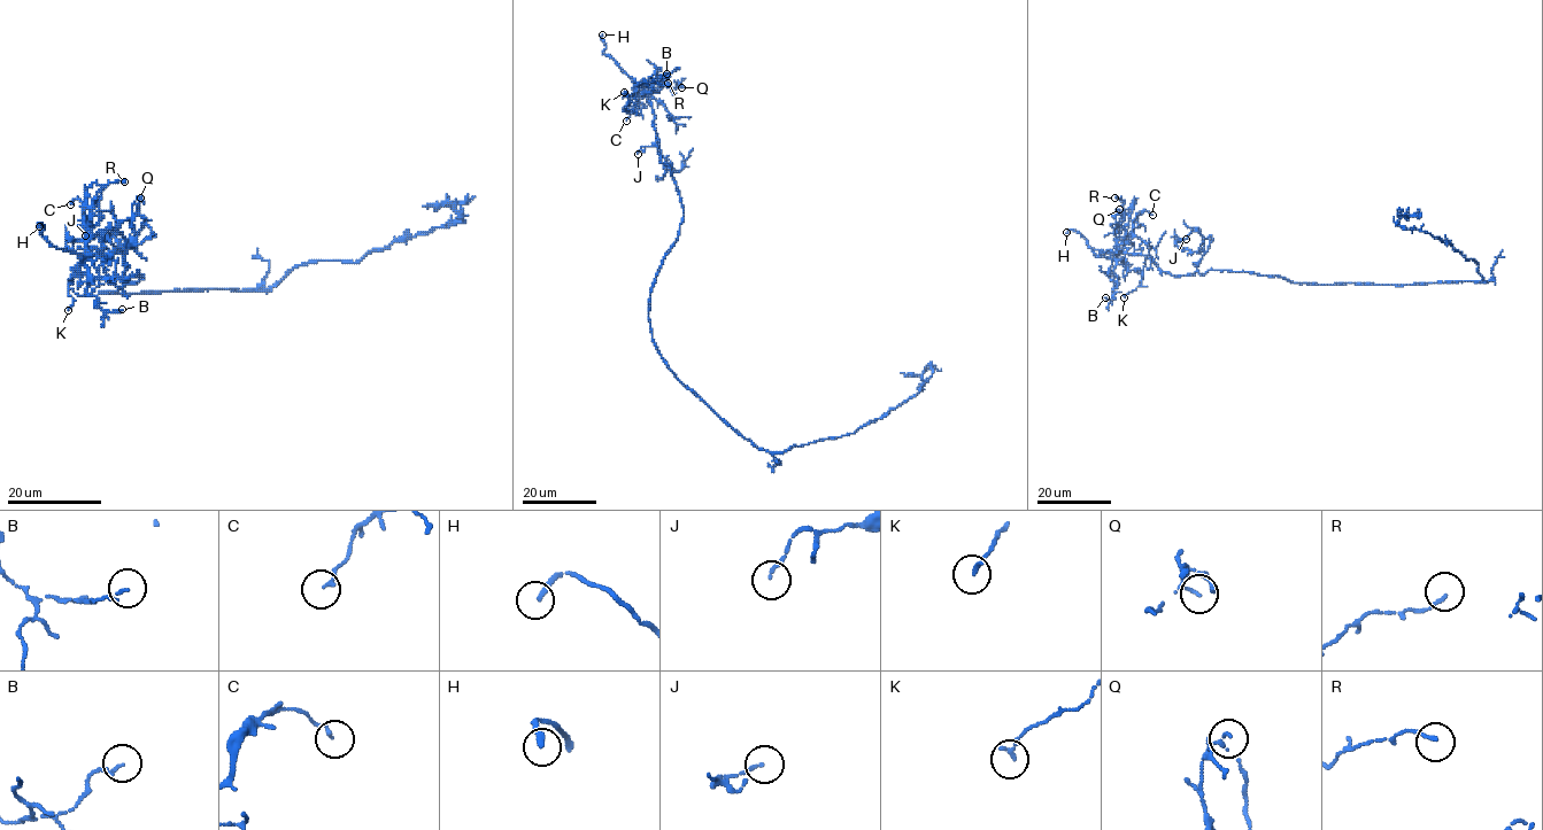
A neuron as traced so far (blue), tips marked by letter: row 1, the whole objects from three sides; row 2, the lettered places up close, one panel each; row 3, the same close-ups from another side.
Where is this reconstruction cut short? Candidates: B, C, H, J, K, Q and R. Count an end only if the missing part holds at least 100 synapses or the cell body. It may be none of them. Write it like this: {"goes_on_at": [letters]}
{"goes_on_at": ["H"]}

